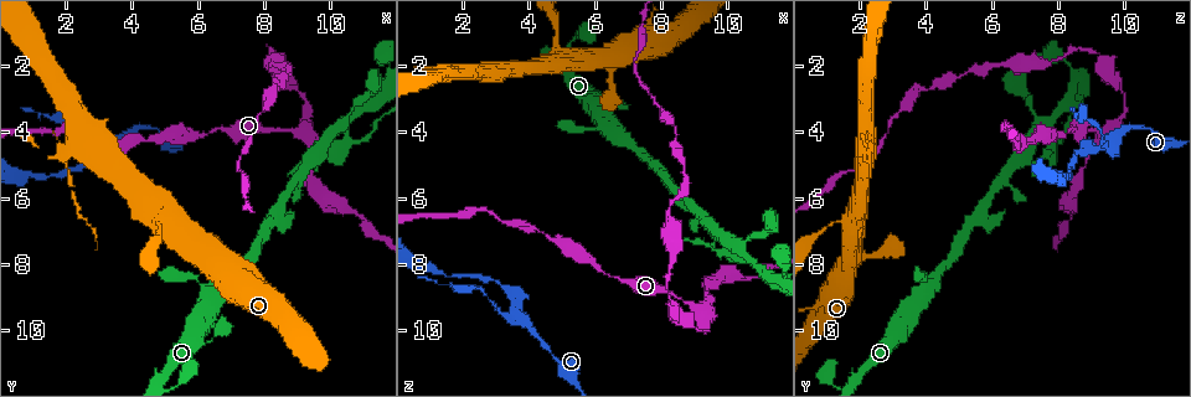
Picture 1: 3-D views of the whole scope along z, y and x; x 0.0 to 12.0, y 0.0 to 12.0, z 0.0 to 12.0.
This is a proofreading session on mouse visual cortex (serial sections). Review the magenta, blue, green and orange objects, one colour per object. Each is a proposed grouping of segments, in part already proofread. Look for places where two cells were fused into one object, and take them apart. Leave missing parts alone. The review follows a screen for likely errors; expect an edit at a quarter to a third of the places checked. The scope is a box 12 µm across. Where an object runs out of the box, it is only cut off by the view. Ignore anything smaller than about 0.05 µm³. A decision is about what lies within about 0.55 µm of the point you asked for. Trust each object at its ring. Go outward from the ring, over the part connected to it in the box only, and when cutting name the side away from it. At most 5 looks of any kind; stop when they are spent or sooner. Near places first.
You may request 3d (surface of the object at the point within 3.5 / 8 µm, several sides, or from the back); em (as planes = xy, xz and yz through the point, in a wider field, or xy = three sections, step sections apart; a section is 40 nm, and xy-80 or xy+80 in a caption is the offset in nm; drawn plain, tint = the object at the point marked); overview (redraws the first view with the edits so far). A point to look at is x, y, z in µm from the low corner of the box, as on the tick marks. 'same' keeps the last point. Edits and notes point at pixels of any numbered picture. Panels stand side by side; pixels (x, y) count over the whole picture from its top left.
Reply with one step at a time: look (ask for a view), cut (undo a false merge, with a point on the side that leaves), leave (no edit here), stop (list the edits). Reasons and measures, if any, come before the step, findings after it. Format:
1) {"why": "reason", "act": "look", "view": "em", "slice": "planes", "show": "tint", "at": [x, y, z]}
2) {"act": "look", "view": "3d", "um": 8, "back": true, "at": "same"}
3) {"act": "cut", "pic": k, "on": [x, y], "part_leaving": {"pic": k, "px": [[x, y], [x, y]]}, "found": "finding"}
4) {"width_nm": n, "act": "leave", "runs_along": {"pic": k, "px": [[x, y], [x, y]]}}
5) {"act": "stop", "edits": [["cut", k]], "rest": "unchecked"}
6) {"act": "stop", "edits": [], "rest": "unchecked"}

{"why": "thick turns thin", "act": "look", "view": "3d", "um": 3.5, "at": [7.9, 3.4, 3.1]}

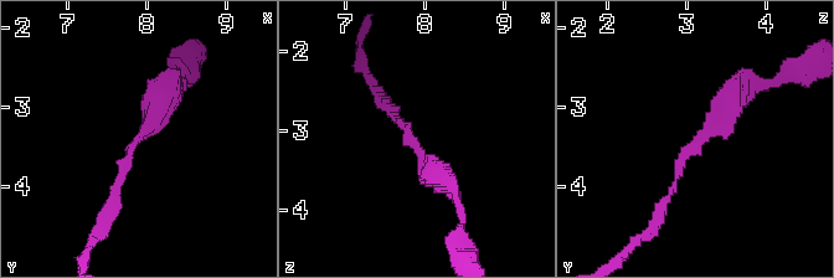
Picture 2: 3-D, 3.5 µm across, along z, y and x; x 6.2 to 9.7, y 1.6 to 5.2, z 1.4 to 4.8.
{"arm_widths_nm": [100, 350], "why": "now the EM", "act": "look", "view": "em", "slice": "xy", "step": 5, "show": "plain", "at": [7.85, 3.45, 3.15]}

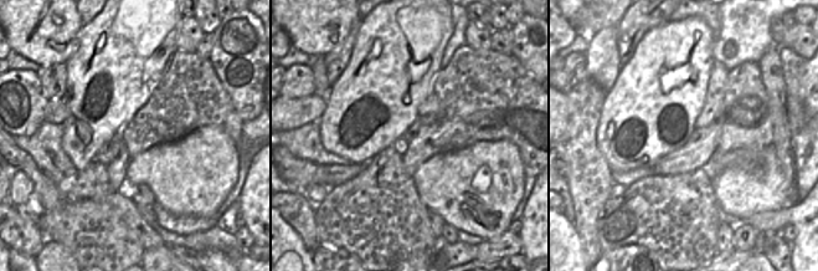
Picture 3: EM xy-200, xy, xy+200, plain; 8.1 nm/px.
{"why": "with the object marked", "act": "look", "view": "em", "slice": "xy", "step": 5, "show": "tint", "at": "same"}

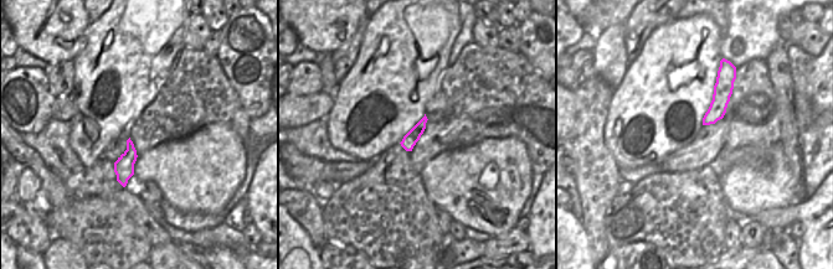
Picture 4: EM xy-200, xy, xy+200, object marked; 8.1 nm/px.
{"act": "leave", "runs_along": {"pic": 2, "px": [[745, 83], [681, 156], [663, 206]]}, "found": "continuous, no second cell"}

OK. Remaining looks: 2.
{"why": "side arm on a straight run", "act": "look", "view": "3d", "um": 8, "back": true, "at": [3.6, 4.4, 9.5]}

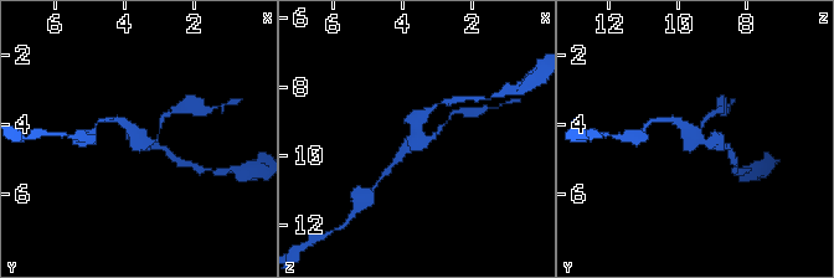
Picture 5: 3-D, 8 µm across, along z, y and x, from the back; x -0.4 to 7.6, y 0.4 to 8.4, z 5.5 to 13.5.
{"arms": 3, "arm_widths_nm": [100, 250, 350], "act": "look", "view": "em", "slice": "xy", "step": 3, "show": "tint", "at": [3.6, 4.4, 9.4]}

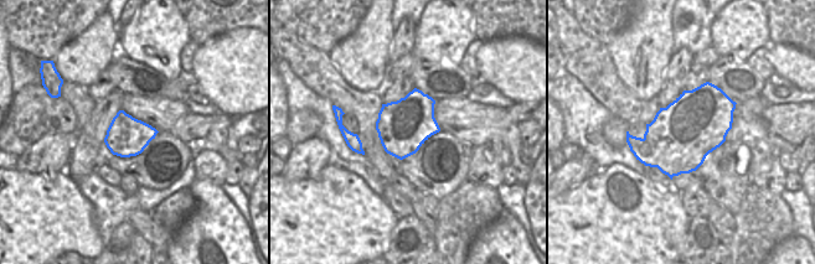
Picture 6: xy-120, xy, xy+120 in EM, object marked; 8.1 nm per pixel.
{"act": "leave", "runs_along": {"pic": 5, "px": [[396, 159], [431, 108]]}, "found": "all the same cell"}

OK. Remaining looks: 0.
{"act": "stop", "edits": [], "rest": "unchecked"}

